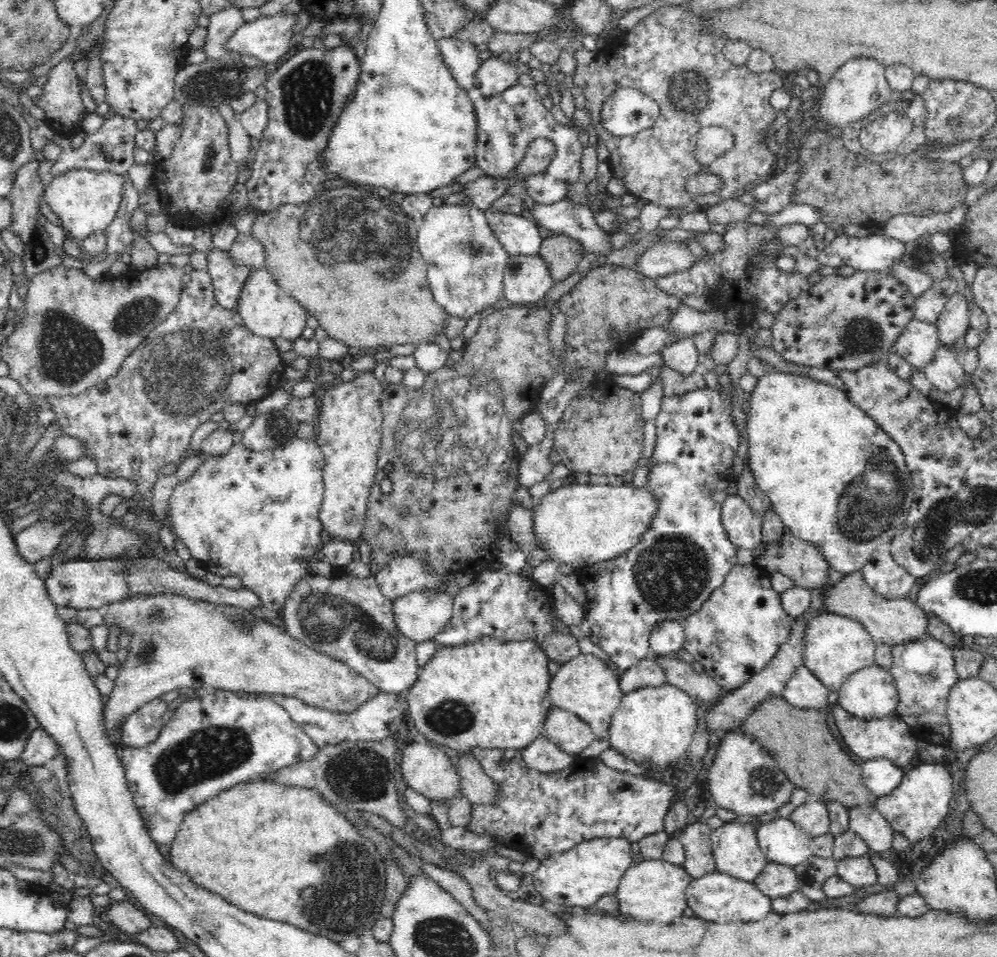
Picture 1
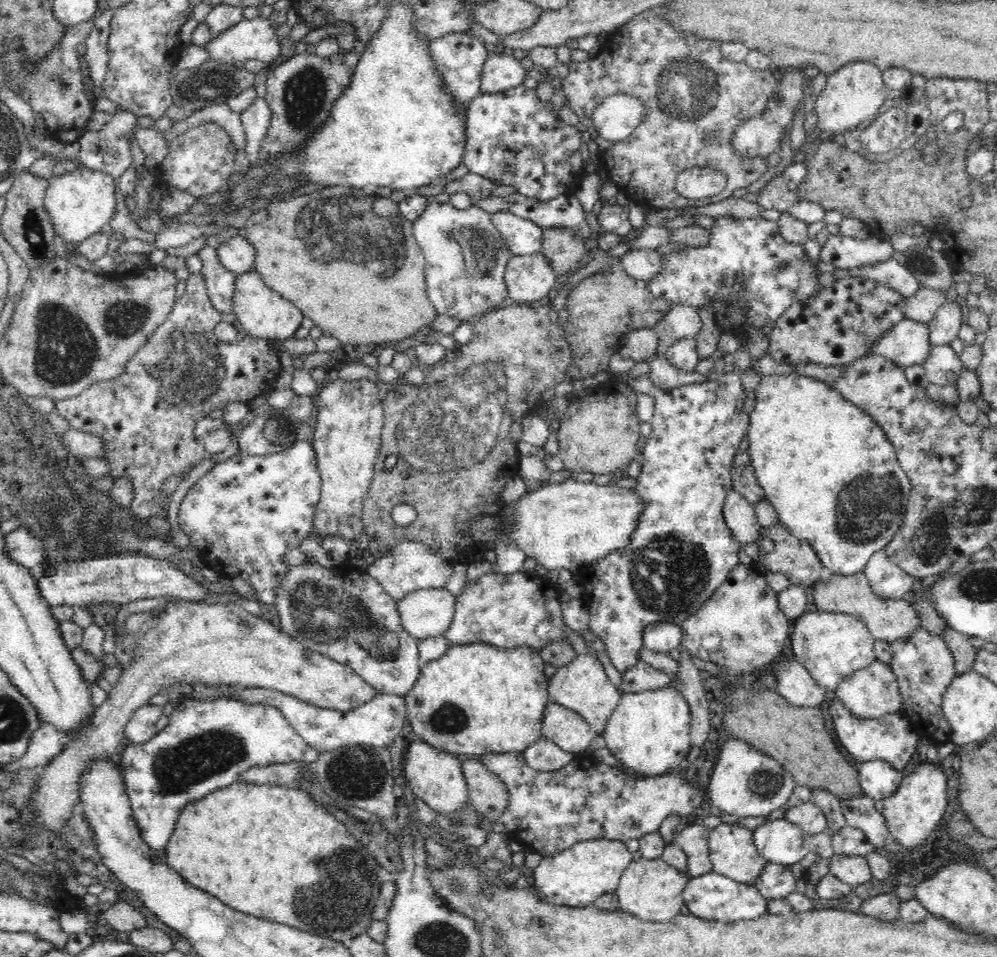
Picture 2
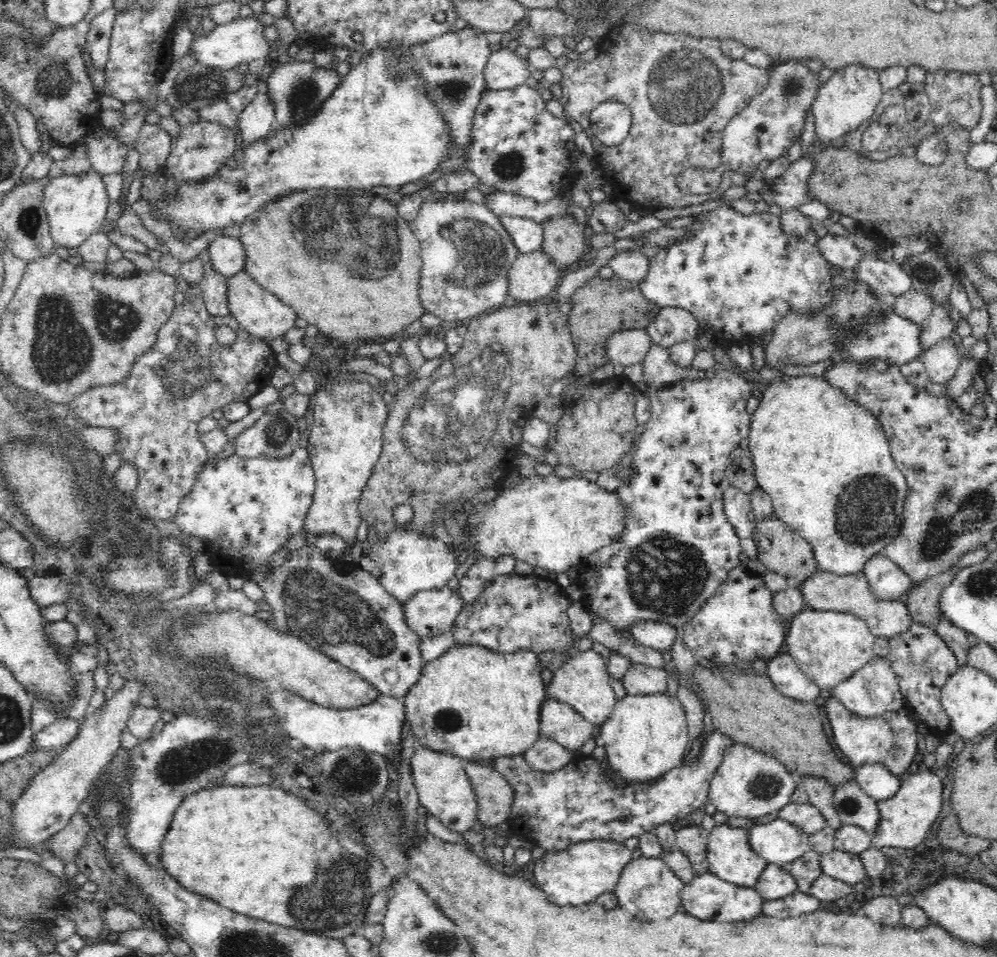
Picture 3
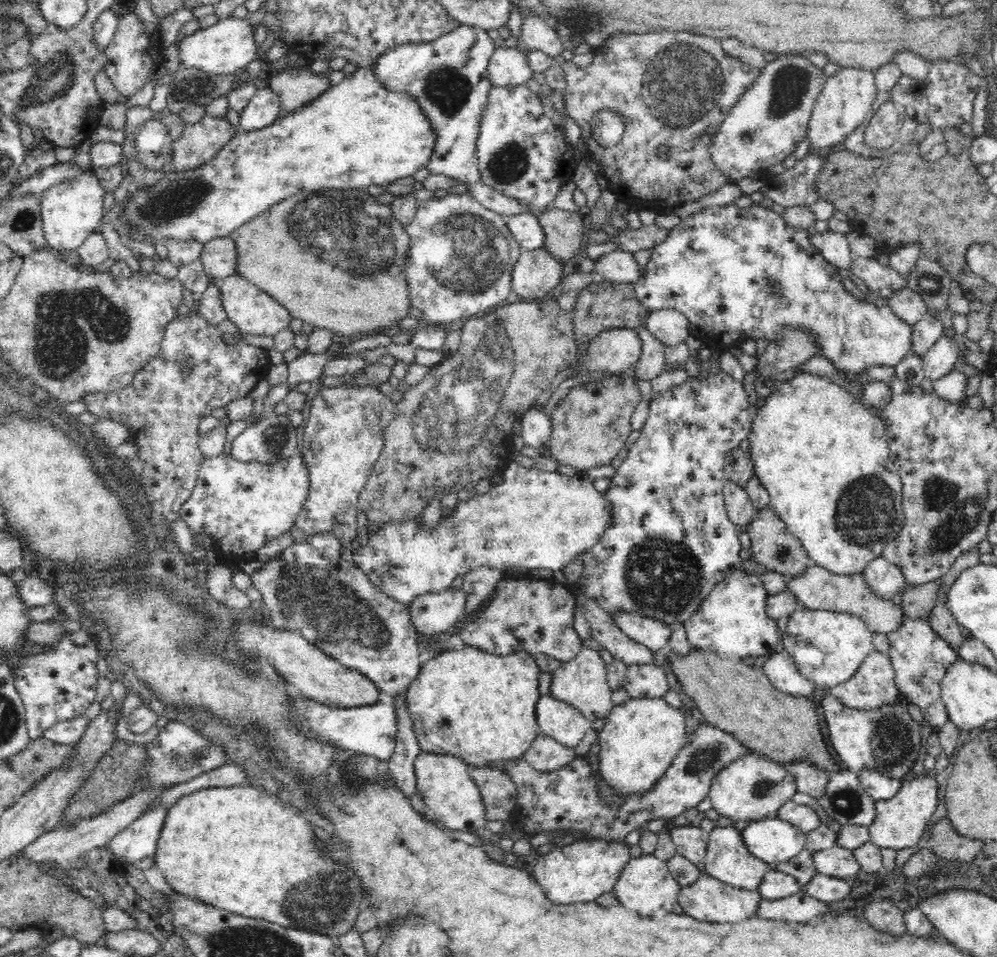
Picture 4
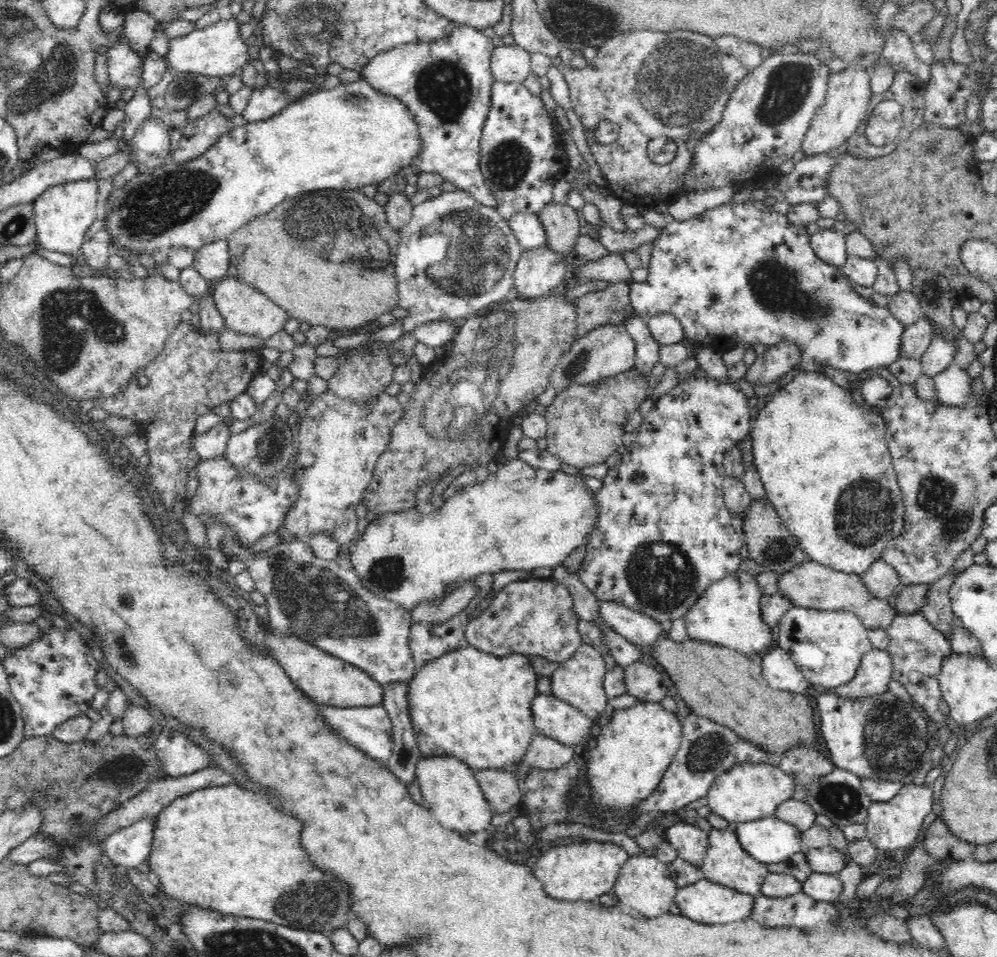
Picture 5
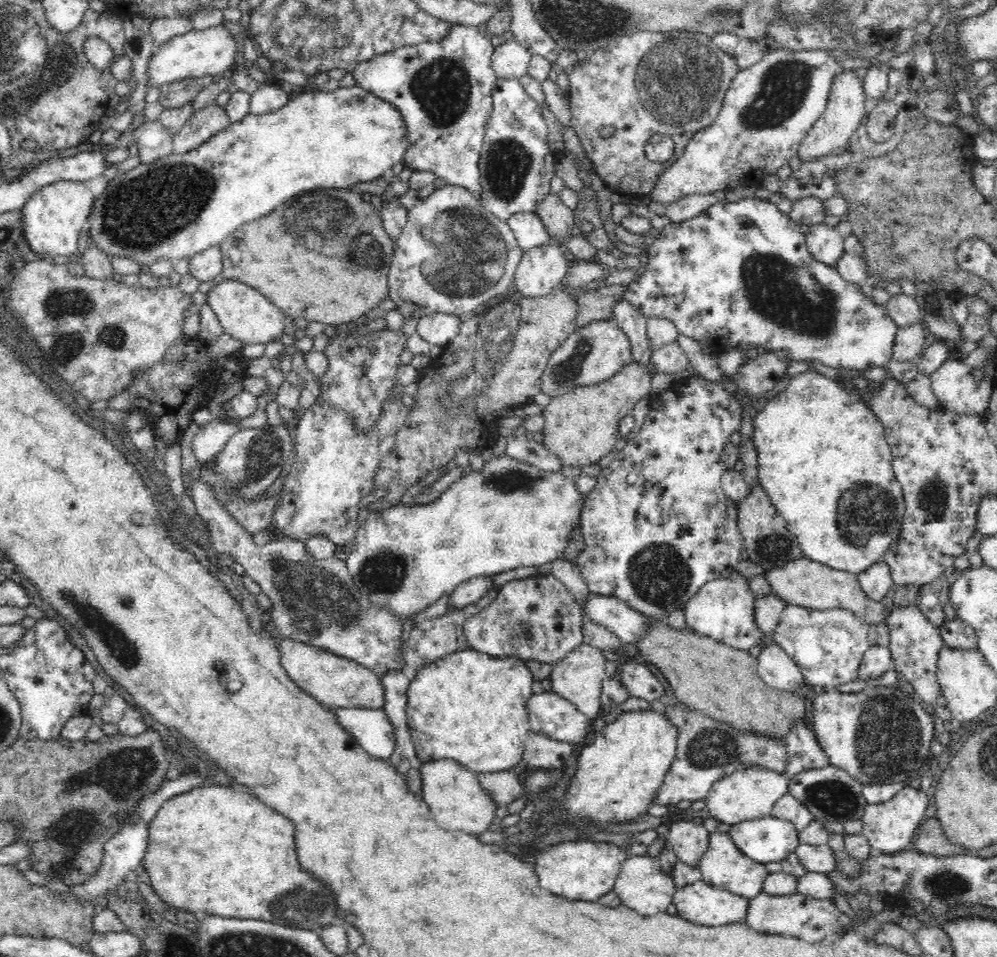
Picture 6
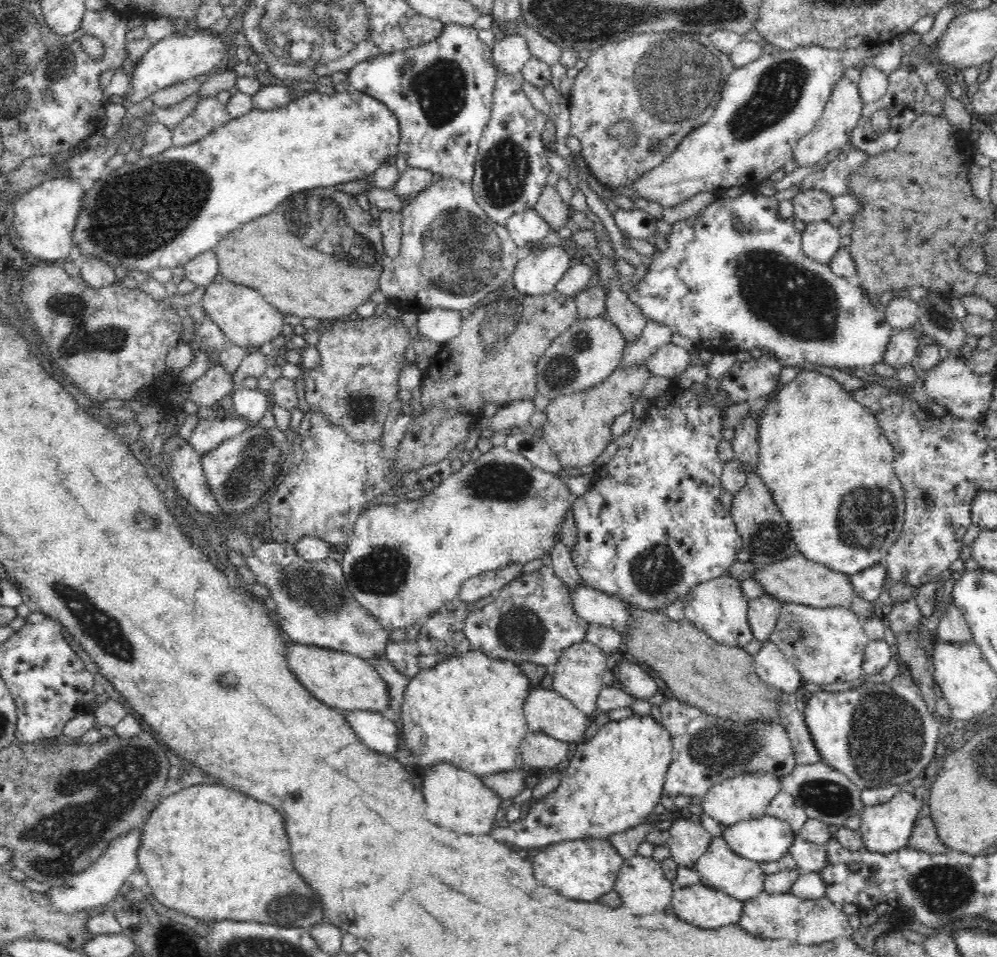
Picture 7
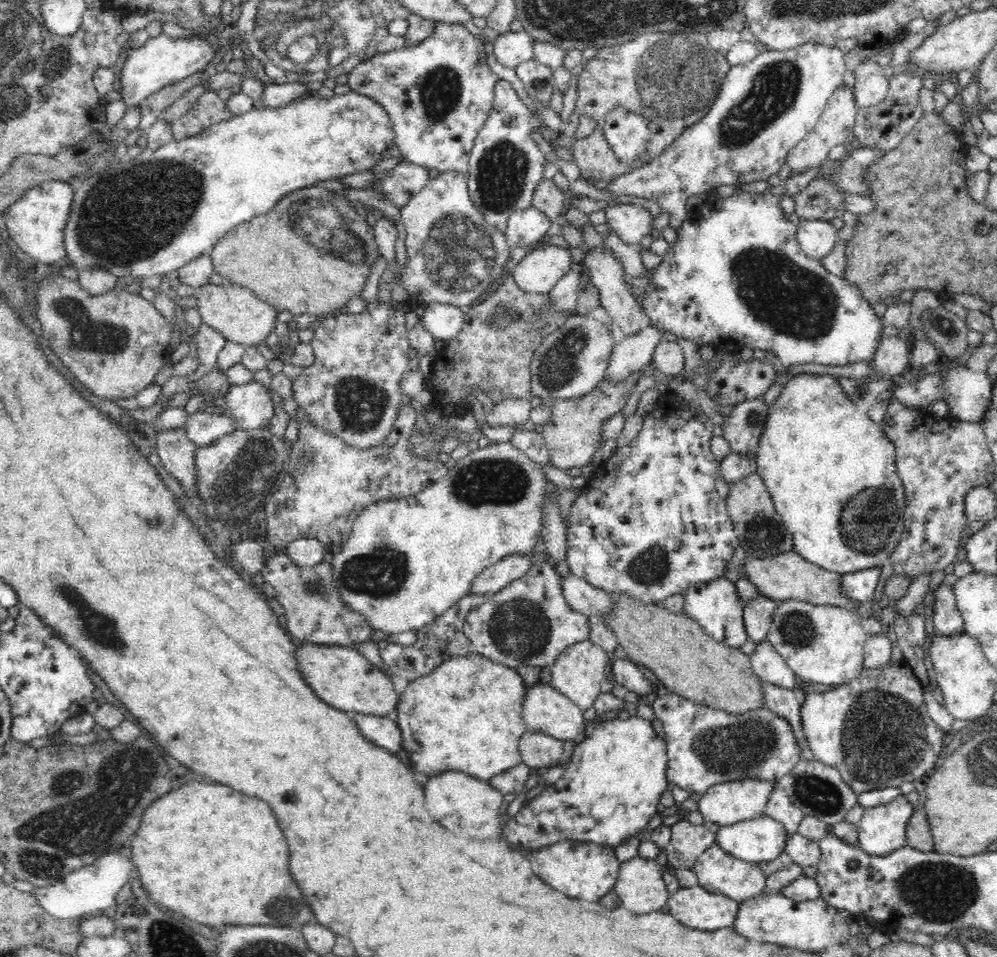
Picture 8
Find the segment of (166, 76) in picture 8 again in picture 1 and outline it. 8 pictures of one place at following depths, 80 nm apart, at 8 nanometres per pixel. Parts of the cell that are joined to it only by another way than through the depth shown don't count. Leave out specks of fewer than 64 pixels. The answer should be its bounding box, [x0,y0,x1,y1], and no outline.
[228,13,298,64]

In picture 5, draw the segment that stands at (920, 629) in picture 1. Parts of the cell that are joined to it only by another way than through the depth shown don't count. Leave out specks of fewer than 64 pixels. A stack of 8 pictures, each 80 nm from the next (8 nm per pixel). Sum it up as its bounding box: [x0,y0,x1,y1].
[778,561,899,631]

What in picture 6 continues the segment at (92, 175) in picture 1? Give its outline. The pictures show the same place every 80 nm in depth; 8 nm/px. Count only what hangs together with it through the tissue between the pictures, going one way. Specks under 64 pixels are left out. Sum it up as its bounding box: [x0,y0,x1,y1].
[22,180,96,259]

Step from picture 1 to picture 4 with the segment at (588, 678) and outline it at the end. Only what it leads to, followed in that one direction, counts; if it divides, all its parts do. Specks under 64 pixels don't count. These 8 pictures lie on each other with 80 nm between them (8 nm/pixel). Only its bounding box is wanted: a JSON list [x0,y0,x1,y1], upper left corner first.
[550,646,615,722]

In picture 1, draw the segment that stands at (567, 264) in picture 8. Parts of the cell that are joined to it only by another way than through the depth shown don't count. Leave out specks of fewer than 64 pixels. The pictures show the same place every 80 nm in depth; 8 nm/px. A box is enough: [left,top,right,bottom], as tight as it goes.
[502,254,554,306]

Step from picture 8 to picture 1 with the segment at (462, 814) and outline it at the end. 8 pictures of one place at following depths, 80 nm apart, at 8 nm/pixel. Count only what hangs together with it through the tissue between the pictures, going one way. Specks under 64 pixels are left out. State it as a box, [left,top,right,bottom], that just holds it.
[398,738,461,802]

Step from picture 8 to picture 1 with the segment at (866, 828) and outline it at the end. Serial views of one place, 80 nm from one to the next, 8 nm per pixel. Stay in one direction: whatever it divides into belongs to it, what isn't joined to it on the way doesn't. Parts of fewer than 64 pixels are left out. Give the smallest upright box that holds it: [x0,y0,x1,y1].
[877,761,954,843]

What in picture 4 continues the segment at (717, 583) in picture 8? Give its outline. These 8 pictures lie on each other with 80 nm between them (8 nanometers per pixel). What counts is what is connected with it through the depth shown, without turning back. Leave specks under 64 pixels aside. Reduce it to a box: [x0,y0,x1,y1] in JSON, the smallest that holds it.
[683,571,783,659]

